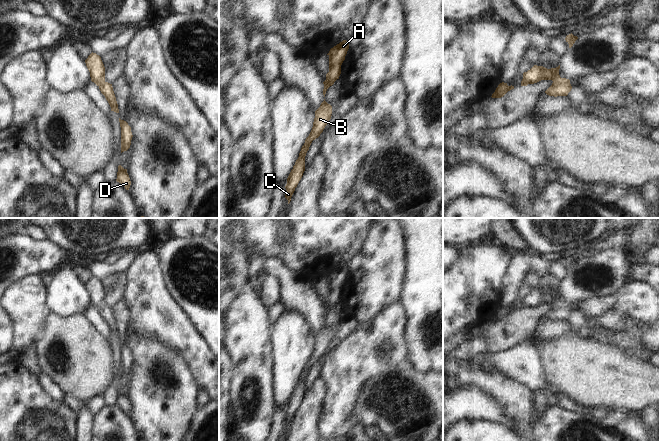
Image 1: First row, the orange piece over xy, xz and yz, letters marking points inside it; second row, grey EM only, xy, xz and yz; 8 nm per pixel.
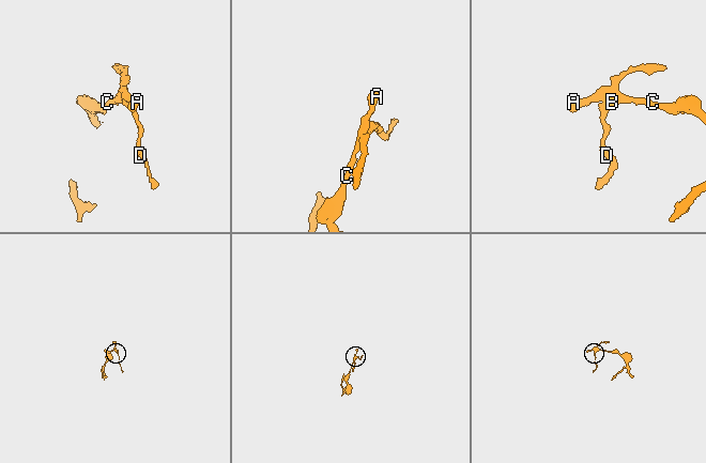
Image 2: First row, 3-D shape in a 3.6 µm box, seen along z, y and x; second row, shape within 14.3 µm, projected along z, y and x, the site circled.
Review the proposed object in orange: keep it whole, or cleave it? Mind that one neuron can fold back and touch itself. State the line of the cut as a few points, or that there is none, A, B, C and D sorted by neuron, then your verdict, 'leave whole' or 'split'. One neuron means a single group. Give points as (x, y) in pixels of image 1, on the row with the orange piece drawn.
cut none; groups A B C D; leave whole

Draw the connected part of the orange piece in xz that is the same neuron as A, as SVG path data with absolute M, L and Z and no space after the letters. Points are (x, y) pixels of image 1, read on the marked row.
M343 40L342 42L331 48L329 53L327 54L329 56L329 72L326 74L326 80L323 82L324 97L327 89L332 86L337 79L339 79L339 76L341 74L341 65L345 60L348 49L348 41Z

